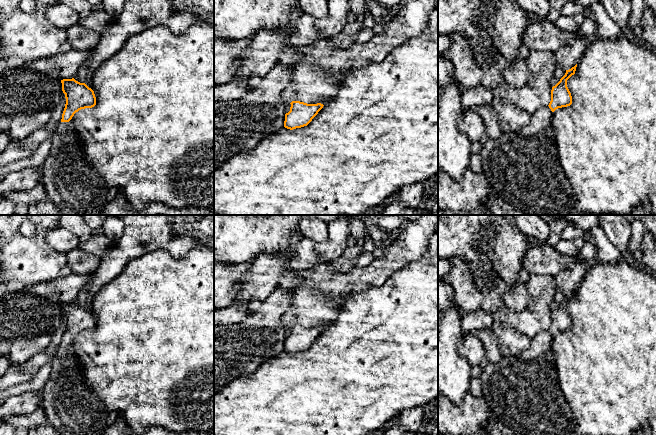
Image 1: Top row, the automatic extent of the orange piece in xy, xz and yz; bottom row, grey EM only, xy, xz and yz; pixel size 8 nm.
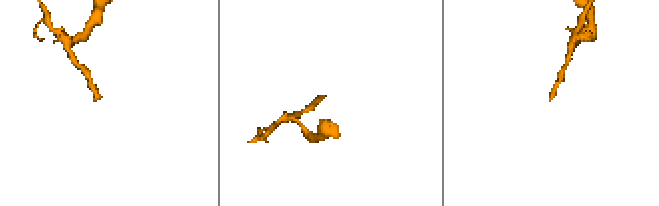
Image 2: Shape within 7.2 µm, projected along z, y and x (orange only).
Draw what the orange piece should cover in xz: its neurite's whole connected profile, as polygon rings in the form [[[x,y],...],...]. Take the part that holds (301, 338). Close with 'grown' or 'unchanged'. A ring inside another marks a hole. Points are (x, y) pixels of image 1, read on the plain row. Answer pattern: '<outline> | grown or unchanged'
[[[292,325],[290,335],[285,338],[284,351],[290,354],[307,350],[323,332],[323,328],[307,328]]] | unchanged

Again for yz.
[[[577,288],[552,311],[548,330],[531,338],[531,344],[521,355],[501,357],[496,363],[485,361],[479,376],[483,397],[491,412],[506,426],[520,435],[580,435],[572,411],[560,390],[557,366],[551,343],[553,336],[572,328],[567,304],[575,298]]] | grown

